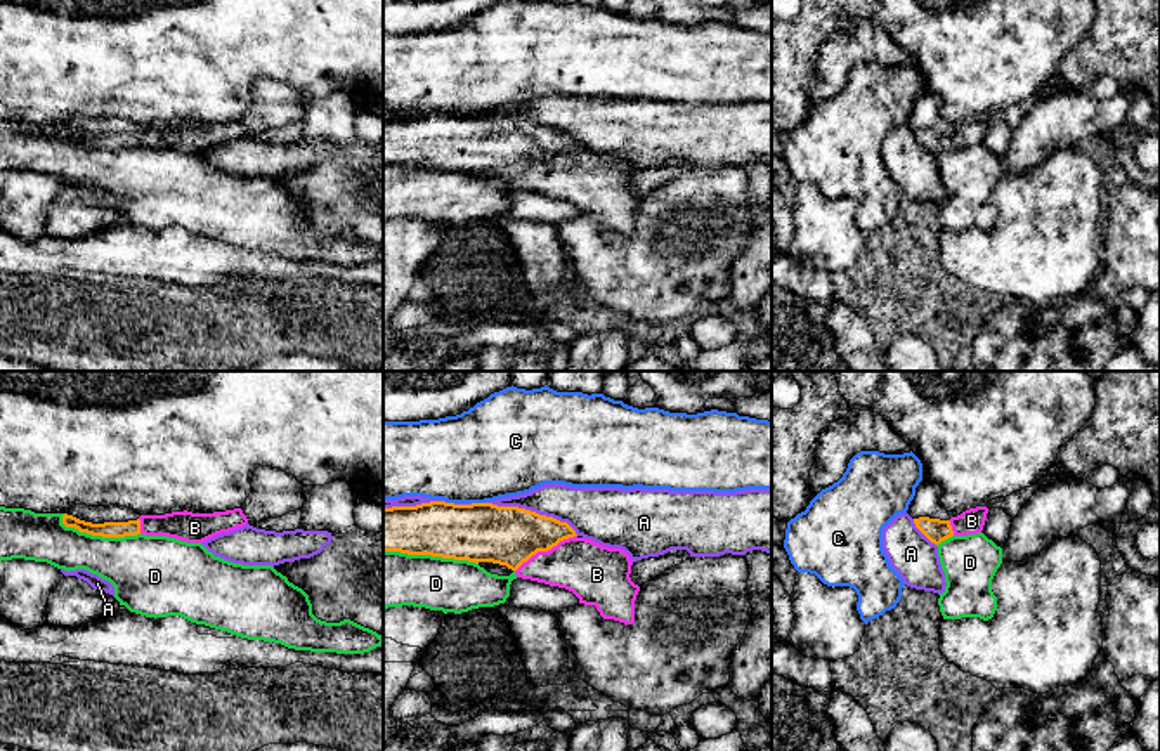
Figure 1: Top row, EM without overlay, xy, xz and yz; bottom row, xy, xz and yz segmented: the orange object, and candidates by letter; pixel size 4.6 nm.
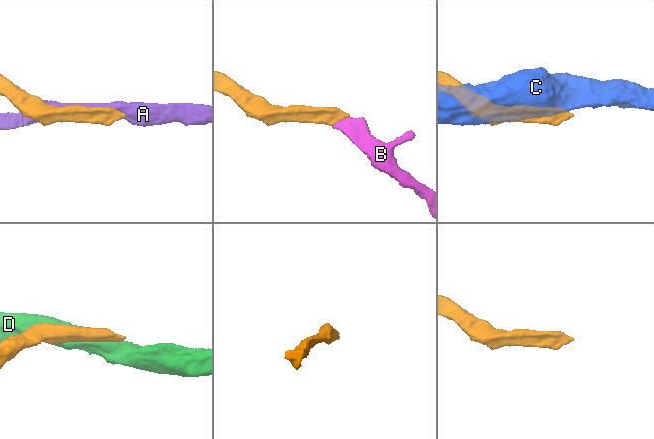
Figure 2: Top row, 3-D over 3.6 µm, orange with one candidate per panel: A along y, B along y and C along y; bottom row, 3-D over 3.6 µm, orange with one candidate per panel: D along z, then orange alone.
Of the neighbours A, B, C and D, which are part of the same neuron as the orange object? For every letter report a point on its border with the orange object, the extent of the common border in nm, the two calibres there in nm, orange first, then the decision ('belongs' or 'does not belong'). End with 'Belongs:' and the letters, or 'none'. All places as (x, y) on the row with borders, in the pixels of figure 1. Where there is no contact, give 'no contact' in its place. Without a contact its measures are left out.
A: contact xz (533, 512); length 460 nm; calibres 280 and 220 nm; does not belong
B: contact xz (545, 550); length 340 nm; calibres 280 and 260 nm; belongs
C: contact xz (479, 503); length 60 nm; calibres 280 and 440 nm; does not belong
D: contact xz (430, 554); length 440 nm; calibres 280 and 260 nm; does not belong
Belongs: B

